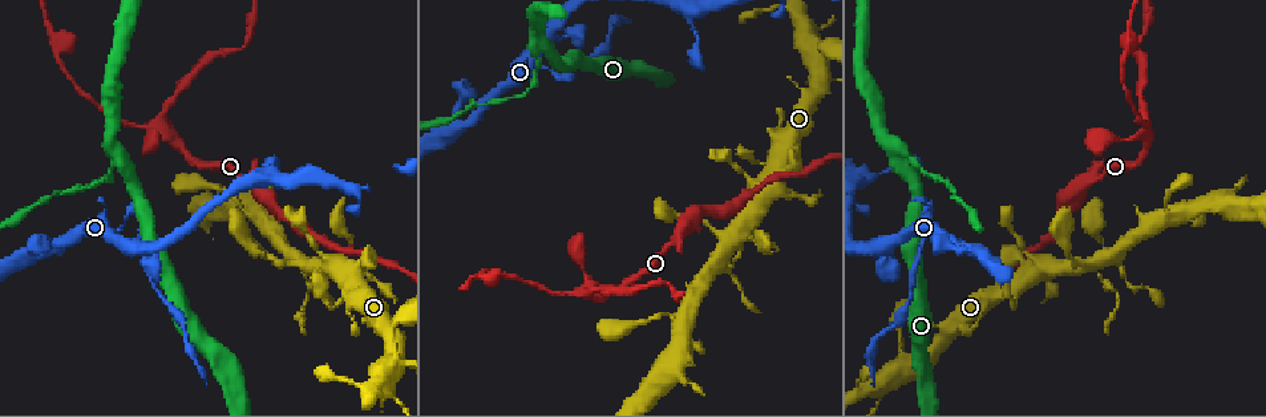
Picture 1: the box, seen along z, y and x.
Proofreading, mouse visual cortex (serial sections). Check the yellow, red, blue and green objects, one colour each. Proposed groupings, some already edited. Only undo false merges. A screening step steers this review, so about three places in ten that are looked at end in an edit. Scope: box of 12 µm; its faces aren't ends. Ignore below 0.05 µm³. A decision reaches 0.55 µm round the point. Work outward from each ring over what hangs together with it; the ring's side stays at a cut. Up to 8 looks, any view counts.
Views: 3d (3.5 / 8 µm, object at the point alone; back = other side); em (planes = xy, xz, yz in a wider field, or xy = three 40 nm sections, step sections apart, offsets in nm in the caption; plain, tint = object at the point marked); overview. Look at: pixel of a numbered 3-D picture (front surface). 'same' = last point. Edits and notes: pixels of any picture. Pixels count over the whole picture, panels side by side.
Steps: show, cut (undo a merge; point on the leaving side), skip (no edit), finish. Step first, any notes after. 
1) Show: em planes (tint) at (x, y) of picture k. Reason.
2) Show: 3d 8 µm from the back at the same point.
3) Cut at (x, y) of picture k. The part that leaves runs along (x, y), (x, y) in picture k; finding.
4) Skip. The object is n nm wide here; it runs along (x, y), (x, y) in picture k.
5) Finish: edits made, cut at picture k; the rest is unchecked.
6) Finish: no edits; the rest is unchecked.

Show: 3d 3.5 µm at (726, 243) of picture 1. Arms part here.

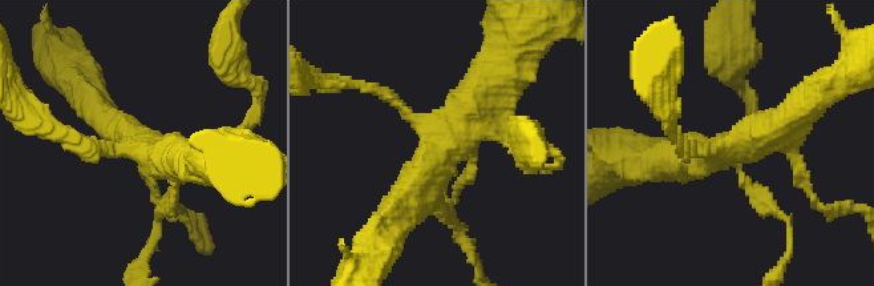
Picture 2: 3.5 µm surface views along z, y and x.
Show: em xy step 5 (tint) at (445, 139) of picture 2. Need the tissue.

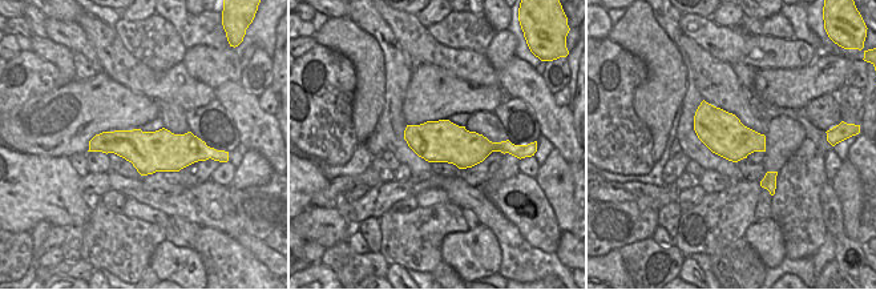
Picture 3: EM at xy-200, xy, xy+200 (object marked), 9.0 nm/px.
Show: em xy step 3 (tint) at the same point.

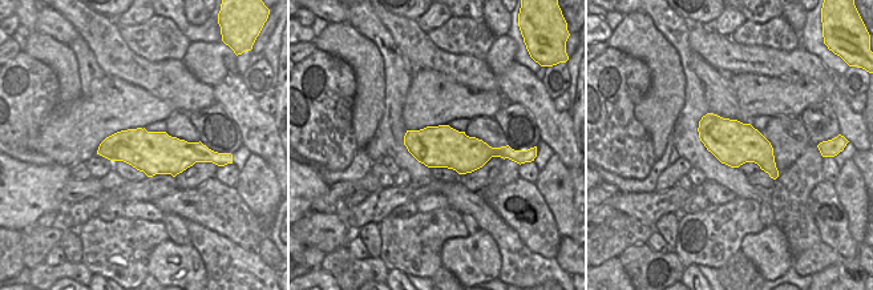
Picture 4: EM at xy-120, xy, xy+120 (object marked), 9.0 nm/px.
Skip. It runs along (501, 73), (399, 204) in picture 2; one cell here.

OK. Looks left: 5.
Show: 3d 3.5 µm at (588, 296) of picture 1. Four or more arms meet.

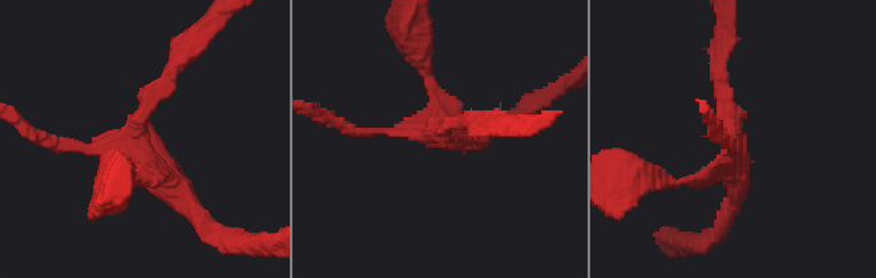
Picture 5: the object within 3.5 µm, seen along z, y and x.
Show: em xy step 5 (tint) at (730, 161) of picture 5. 4 arms meet here; the arms are 100, 150, 200, 200 nm wide; now the EM.

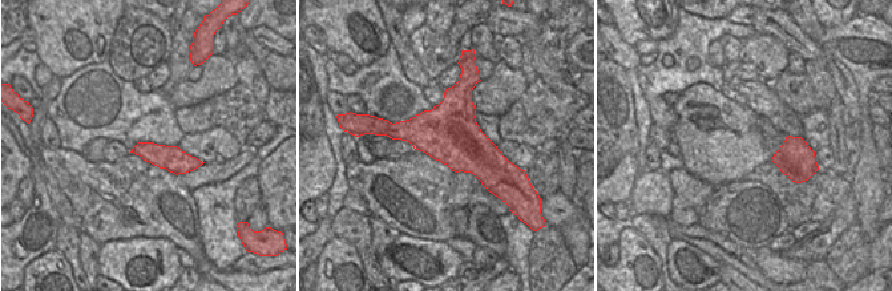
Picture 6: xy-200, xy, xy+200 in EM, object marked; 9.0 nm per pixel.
Skip. The object is 550 nm wide here; it runs along (204, 222), (142, 161), (56, 145) in picture 5; one cell here.

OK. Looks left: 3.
Show: 3d 3.5 µm from the back at (543, 46) of picture 1. Three-way junction.

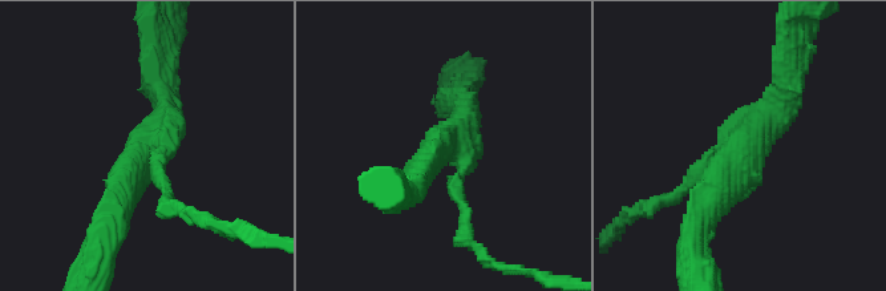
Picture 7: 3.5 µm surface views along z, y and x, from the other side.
Show: em xy step 5 (tint) at (154, 145) of picture 7. 3 arms meet here; the arms are 200, 350, 400 nm wide; shape alone is not enough.

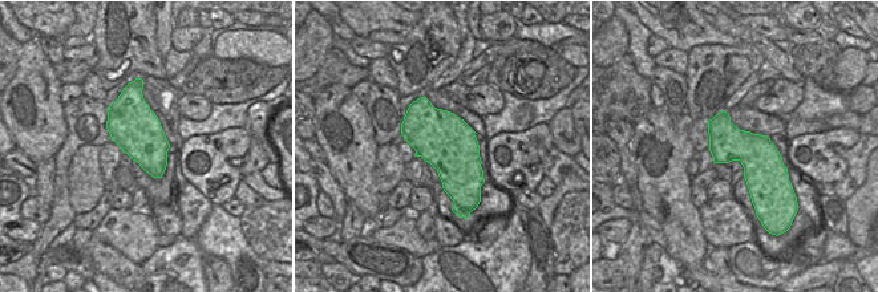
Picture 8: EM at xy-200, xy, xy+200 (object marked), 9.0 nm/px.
Skip. It runs along (702, 214), (789, 76) in picture 7; all the same cell.

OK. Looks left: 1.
Finish: no edits; the rest is unchecked.

